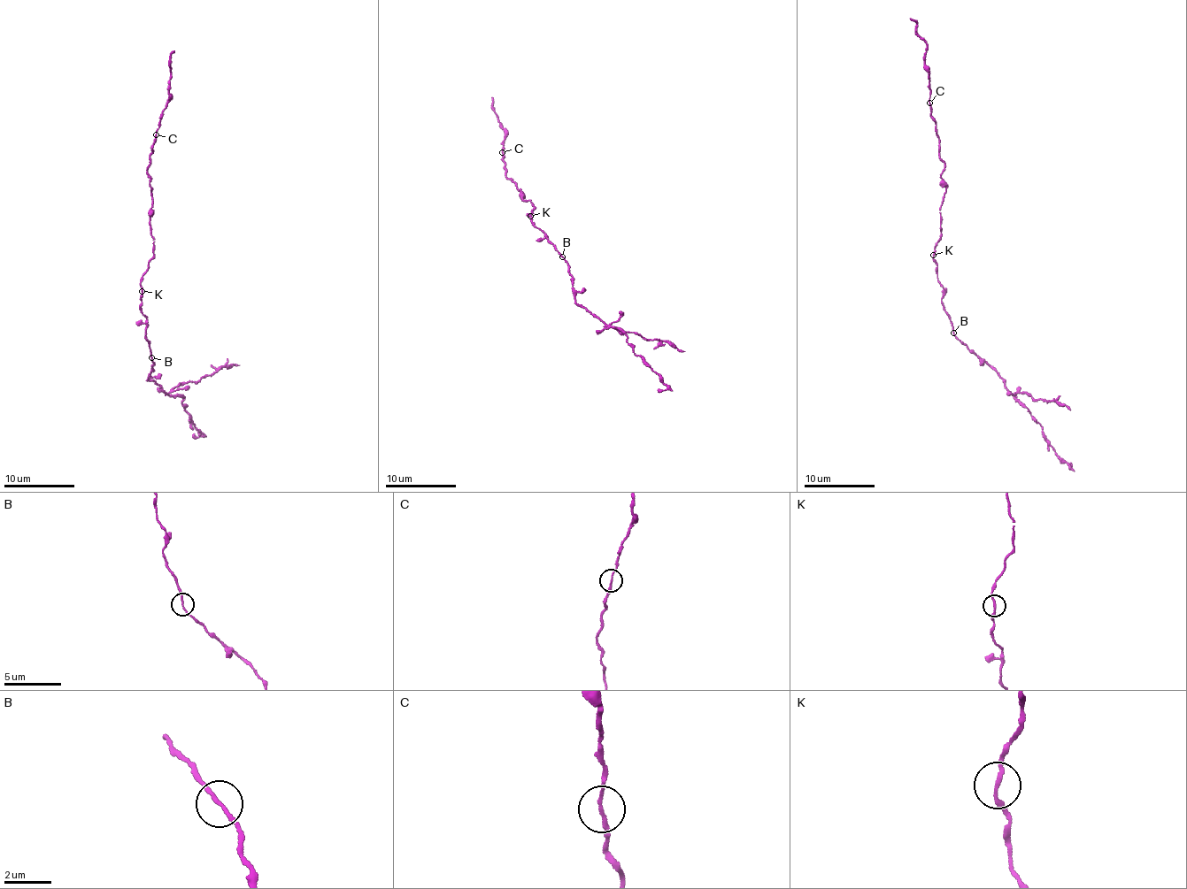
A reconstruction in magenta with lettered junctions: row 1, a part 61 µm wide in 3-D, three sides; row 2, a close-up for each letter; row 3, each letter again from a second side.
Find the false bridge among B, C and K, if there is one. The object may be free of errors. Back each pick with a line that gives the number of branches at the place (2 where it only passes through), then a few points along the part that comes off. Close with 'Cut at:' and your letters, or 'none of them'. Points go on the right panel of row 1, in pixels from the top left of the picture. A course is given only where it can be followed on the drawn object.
B: branches 2; course (954, 333), (987, 363), (1042, 427), (1044, 440), (1070, 467), (1071, 463)
Cut at: B

